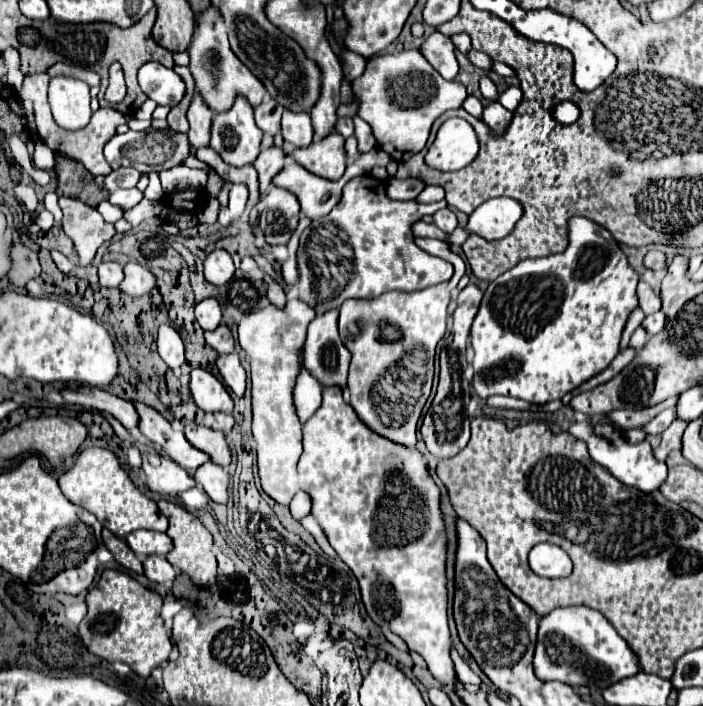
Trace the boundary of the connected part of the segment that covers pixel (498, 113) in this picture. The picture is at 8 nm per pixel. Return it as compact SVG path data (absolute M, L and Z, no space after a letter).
M490 102L488 108L484 108L484 114L480 120L488 126L490 136L502 136L508 124L512 122L512 112L506 110L500 102Z

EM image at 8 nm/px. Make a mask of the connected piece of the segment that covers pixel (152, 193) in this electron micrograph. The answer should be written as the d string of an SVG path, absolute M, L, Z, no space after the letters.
M156 172L148 174L148 180L150 180L150 182L148 182L148 188L144 190L144 198L148 198L148 200L160 200L160 198L164 196L164 192L162 192L158 174L156 174Z

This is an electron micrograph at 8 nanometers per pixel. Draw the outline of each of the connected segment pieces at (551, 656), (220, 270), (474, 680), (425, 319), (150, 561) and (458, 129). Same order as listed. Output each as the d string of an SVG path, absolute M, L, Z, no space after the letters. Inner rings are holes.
M588 606L554 608L548 616L540 618L538 642L534 654L534 674L540 680L560 680L570 686L608 688L616 680L640 672L634 652L604 618L602 612Z
M214 250L204 260L204 276L210 284L222 286L234 276L234 262L226 250Z
M456 656L454 658L454 666L456 666L456 674L458 674L458 678L464 682L464 684L480 684L480 678L470 670L470 666L460 658L460 656Z
M416 238L416 244L454 266L448 282L416 292L384 292L372 300L346 300L340 306L340 338L352 352L348 388L360 420L384 438L404 446L416 446L416 424L430 396L434 380L434 354L446 334L450 290L466 272L464 260L448 244Z
M146 556L146 558L142 560L142 564L144 564L144 576L146 576L150 582L162 584L162 582L174 580L174 576L176 576L174 566L172 566L164 556Z
M450 118L440 126L438 136L426 154L426 164L442 172L452 172L468 166L476 154L478 140L472 126L462 118Z

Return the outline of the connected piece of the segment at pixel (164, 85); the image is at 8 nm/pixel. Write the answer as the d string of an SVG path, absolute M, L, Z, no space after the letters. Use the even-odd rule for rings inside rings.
M146 62L138 70L138 82L142 92L156 104L176 106L186 94L184 80L174 70L156 62Z

